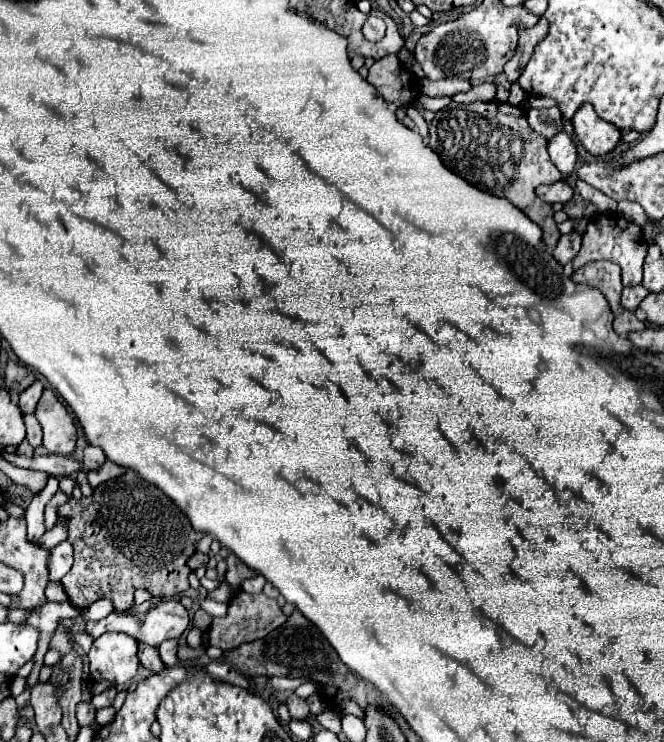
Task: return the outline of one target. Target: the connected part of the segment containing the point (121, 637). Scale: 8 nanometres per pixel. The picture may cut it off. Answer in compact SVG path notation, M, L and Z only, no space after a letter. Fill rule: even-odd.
M104 633L98 639L94 639L92 649L88 653L88 661L90 661L90 677L94 681L114 681L116 685L128 683L138 669L138 641L126 633Z

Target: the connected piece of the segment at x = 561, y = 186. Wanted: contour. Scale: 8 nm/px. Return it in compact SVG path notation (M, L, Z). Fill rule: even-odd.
M560 179L558 183L552 183L552 185L540 185L536 189L536 195L546 203L566 203L572 199L574 189L564 179Z

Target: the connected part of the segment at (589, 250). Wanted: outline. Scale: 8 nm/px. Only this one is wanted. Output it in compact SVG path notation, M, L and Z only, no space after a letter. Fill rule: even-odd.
M596 215L594 219L590 219L588 229L582 237L582 249L574 257L572 265L574 265L574 269L578 269L578 267L582 267L590 261L606 259L606 261L620 265L624 287L640 285L642 283L642 263L644 263L644 257L646 257L646 251L648 251L648 243L642 237L642 229L634 223L628 223L622 217L614 217L614 221L608 221L608 217L614 217L614 215ZM600 219L606 219L606 221L600 221Z

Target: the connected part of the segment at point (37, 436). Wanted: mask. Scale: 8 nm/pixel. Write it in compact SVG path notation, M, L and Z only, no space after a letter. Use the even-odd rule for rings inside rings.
M24 415L24 423L26 423L26 431L28 431L28 435L26 435L28 443L32 447L40 447L42 445L42 427L40 427L36 415Z

